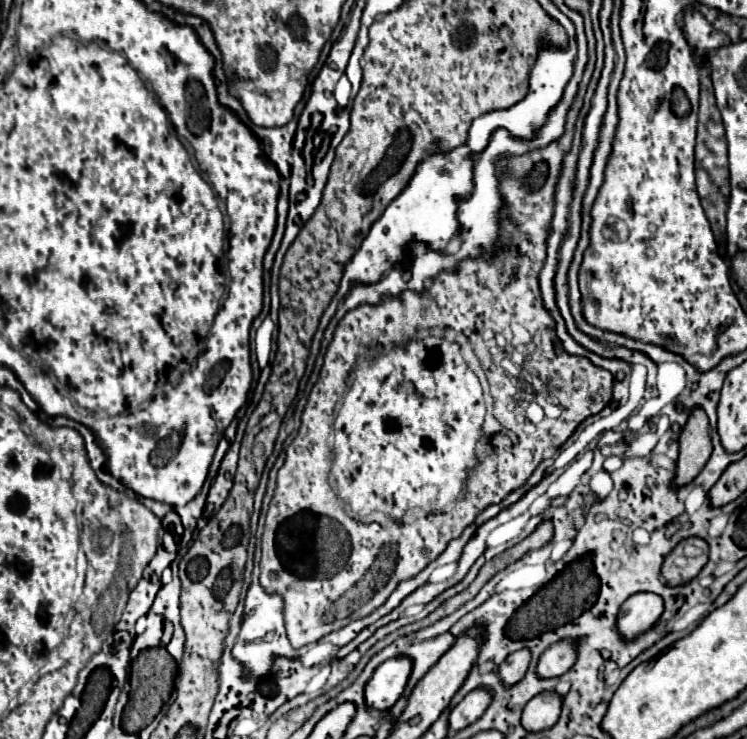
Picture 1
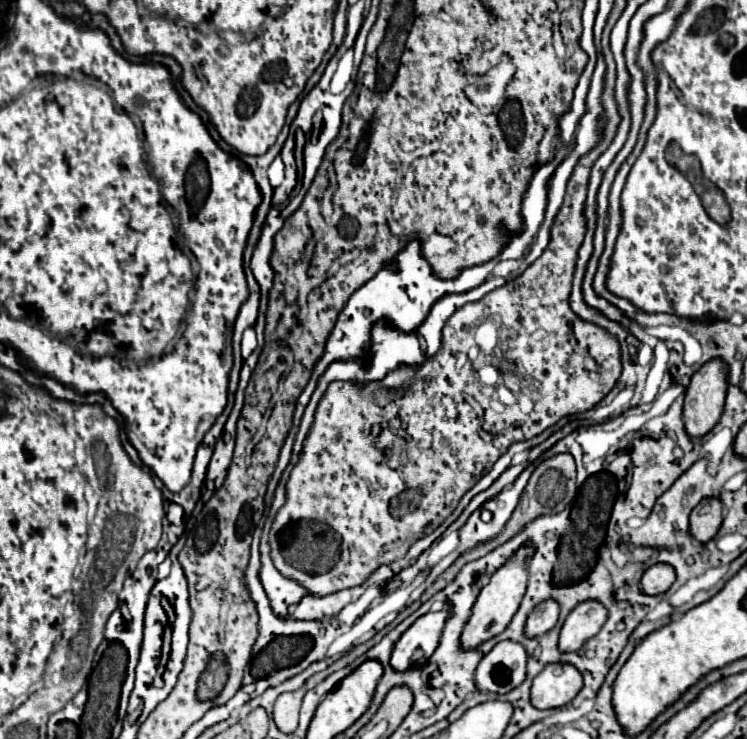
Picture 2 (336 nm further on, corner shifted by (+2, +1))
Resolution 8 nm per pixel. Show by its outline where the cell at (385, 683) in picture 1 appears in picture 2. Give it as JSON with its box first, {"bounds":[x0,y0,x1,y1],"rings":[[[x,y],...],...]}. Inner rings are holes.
{"bounds":[391,611,447,671],"rings":[[[447,611],[427,613],[419,617],[395,643],[391,653],[391,667],[395,671],[407,671],[411,667],[421,667],[437,649],[437,641],[441,637],[443,625],[447,619]]]}

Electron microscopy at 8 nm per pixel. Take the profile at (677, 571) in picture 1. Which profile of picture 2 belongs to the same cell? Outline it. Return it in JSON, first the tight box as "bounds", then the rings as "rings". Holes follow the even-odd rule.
{"bounds":[689,497,723,543],"rings":[[[711,497],[701,501],[693,511],[691,511],[691,519],[689,519],[689,531],[691,537],[697,539],[699,543],[707,543],[711,541],[723,521],[723,505],[719,499]]]}

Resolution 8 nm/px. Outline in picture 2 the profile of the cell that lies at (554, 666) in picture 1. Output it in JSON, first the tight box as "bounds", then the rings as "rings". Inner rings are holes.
{"bounds":[559,601,605,653],"rings":[[[585,601],[573,609],[559,633],[559,651],[571,653],[579,651],[591,637],[595,637],[605,623],[605,607],[597,601]]]}

